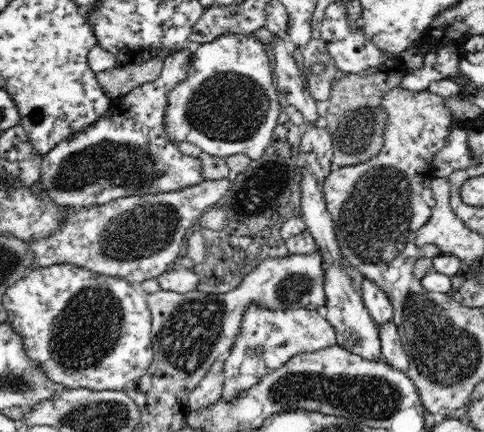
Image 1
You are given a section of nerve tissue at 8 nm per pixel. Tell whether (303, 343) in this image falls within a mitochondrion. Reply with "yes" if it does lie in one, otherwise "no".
no

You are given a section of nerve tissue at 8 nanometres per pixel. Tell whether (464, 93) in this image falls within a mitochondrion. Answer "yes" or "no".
no

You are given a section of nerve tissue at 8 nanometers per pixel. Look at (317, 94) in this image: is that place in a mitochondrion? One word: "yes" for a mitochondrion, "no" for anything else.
no

